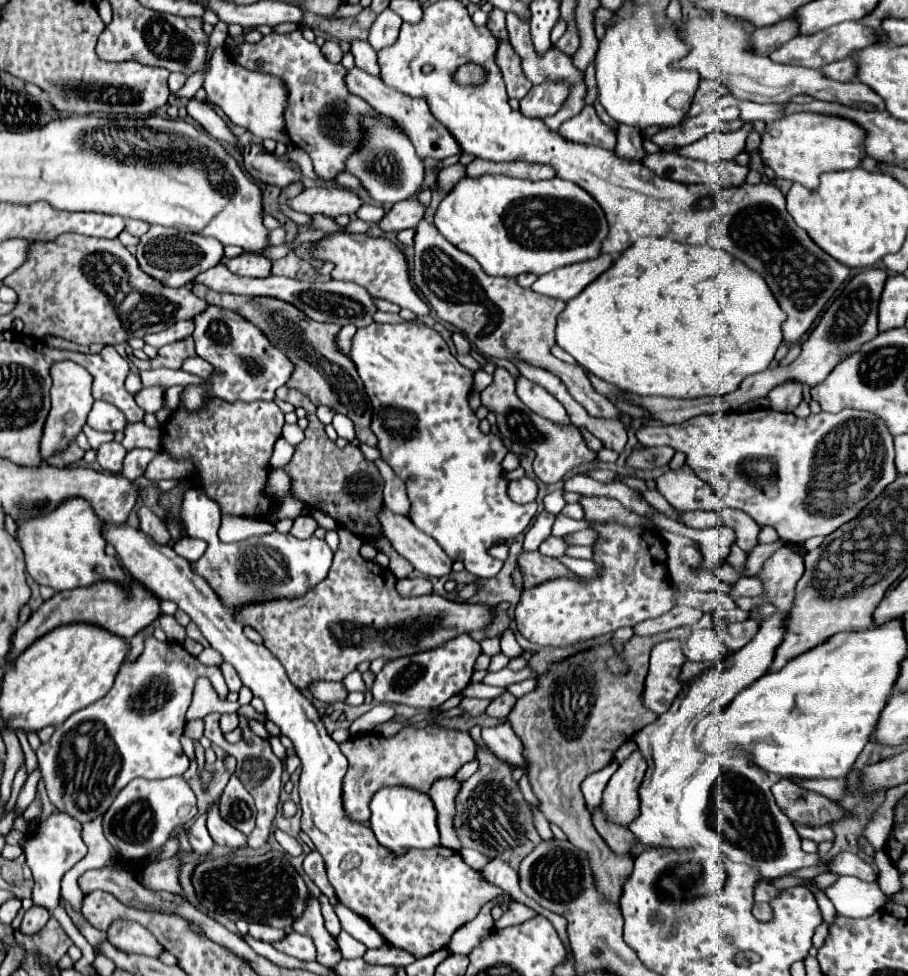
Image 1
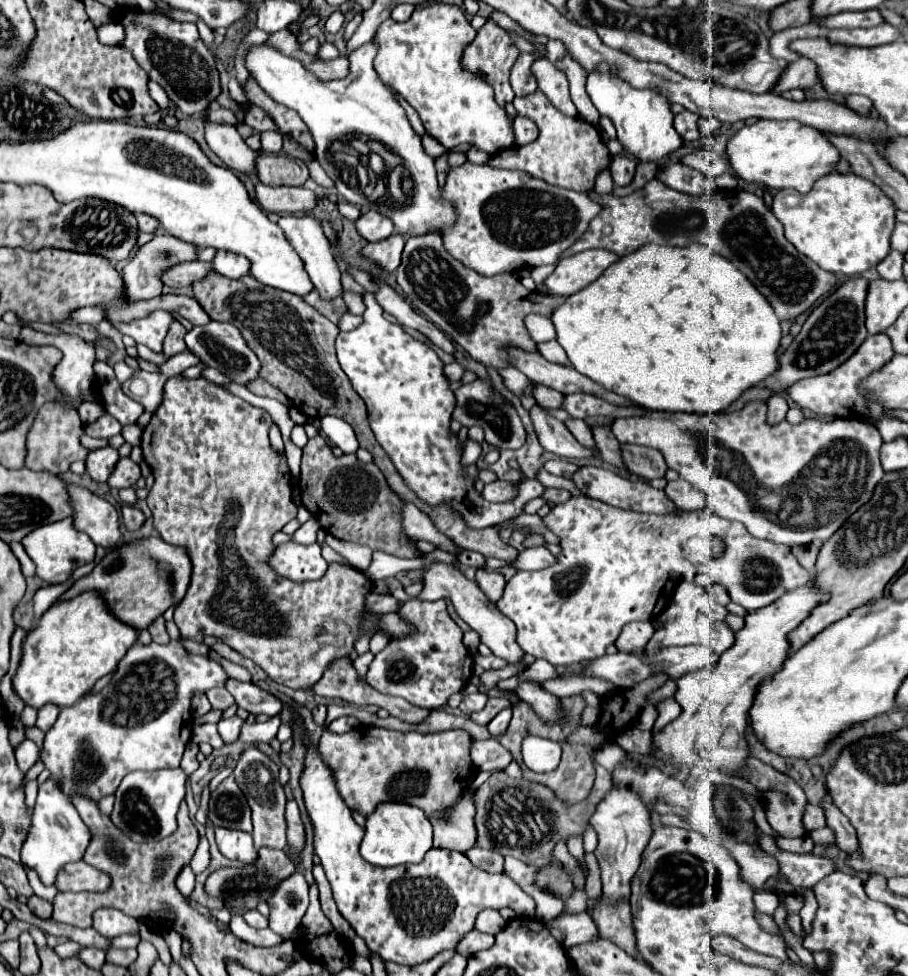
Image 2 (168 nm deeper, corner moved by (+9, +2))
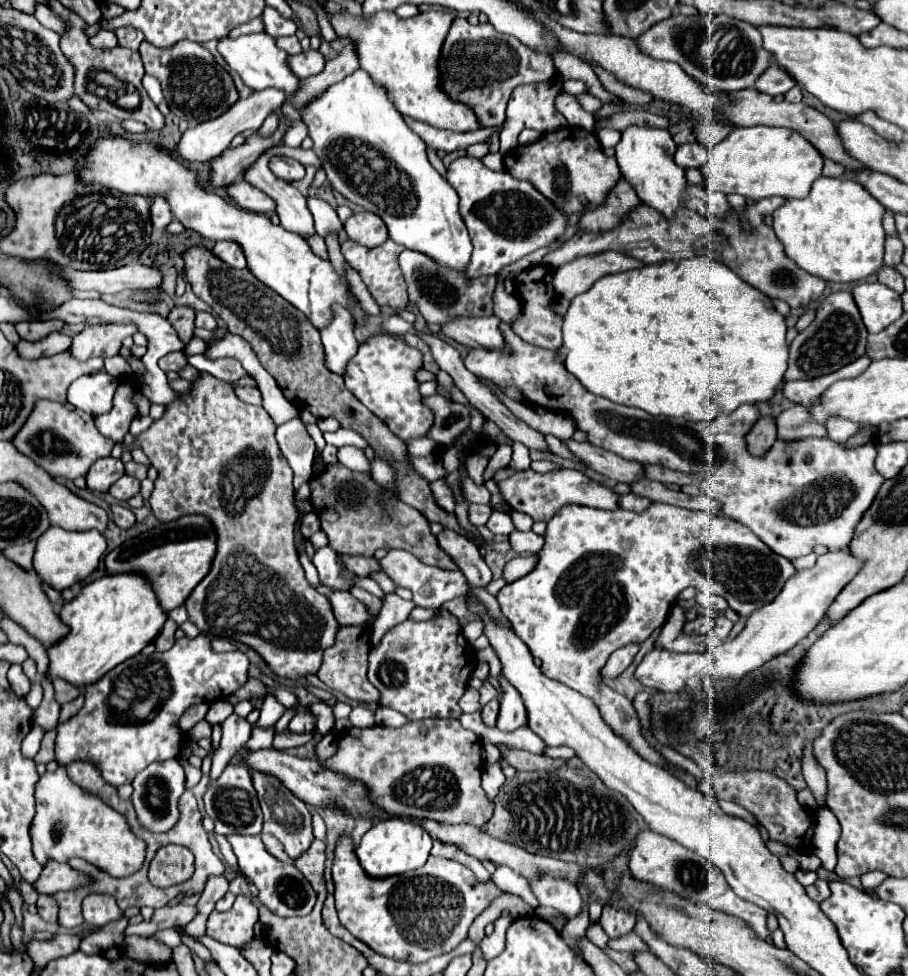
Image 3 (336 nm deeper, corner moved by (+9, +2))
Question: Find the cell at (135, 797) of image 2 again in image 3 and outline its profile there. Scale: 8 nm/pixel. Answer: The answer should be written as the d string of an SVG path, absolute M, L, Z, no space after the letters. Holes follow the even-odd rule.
M164 760L164 762L154 762L152 766L148 766L146 770L142 770L134 782L132 782L132 804L138 816L138 822L142 824L142 828L152 830L154 834L162 834L164 830L172 830L172 826L176 826L178 818L180 818L180 810L178 810L178 798L182 796L182 792L186 790L186 776L184 776L184 768L178 764L178 760Z

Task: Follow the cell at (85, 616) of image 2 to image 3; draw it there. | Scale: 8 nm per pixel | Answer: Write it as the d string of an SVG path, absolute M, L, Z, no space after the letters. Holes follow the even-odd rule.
M140 574L102 576L86 584L78 596L60 608L58 616L68 626L68 634L52 646L46 646L46 676L50 680L62 678L76 688L98 682L120 662L136 656L156 638L166 620L150 584Z

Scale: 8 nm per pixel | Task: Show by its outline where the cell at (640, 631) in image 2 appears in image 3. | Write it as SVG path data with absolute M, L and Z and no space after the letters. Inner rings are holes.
M632 642L632 646L622 646L620 650L614 650L606 662L606 666L602 668L602 676L610 676L616 678L622 670L626 670L632 662L632 658L636 656L636 652L640 650L640 646L636 646L636 642Z

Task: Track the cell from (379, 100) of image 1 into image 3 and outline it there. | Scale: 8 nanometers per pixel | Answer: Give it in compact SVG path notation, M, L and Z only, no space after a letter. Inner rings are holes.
M308 50L308 52L300 52L296 56L288 56L288 64L298 78L310 78L324 70L326 60L318 50Z

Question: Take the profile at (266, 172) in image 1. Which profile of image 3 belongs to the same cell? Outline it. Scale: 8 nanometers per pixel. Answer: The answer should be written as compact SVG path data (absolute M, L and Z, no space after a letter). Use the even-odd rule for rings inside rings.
M274 156L270 160L270 170L276 174L276 178L284 180L284 182L296 182L304 178L304 166L298 161L284 157Z

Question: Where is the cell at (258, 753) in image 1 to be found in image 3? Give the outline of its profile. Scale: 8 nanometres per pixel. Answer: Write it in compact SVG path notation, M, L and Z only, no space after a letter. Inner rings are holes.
M250 770L252 774L252 784L258 792L258 800L264 812L264 826L262 826L262 834L272 834L276 836L282 844L286 854L296 860L304 850L308 850L314 834L312 834L312 818L308 808L304 806L304 802L300 798L296 798L278 778L268 778L268 774L256 774L256 770Z

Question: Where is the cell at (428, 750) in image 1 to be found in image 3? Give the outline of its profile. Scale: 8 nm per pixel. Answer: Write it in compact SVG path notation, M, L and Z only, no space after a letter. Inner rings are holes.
M454 718L410 722L402 728L350 728L338 738L338 750L324 766L368 786L368 798L388 816L484 826L494 810L482 786L482 742Z

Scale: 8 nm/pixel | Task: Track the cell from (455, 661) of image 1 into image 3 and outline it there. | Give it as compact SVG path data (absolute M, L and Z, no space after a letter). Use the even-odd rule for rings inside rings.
M438 608L438 616L426 622L406 620L386 632L380 644L368 654L368 680L380 690L380 704L406 714L410 720L424 718L458 718L462 714L458 700L478 664L472 646L462 636L462 628L446 608Z

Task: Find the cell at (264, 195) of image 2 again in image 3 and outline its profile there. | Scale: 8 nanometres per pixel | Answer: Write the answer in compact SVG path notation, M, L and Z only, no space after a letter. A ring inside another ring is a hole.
M238 180L228 188L228 194L232 202L236 202L240 208L250 210L250 212L262 212L262 214L272 214L276 210L276 202L268 198L262 190L256 190L252 184Z

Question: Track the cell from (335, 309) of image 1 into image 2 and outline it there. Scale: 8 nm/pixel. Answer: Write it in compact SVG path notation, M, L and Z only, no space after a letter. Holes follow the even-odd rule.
M182 262L164 270L160 274L160 280L170 288L182 288L192 284L196 278L204 278L204 274L208 272L212 272L210 262Z

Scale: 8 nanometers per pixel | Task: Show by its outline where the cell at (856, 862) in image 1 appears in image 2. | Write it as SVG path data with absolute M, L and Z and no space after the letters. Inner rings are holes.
M756 827L757 840L760 848L768 850L768 854L776 856L780 862L780 870L786 876L786 880L796 888L812 888L816 886L824 876L834 872L834 864L828 858L820 858L814 854L792 854L784 852L776 846L774 838L763 833Z

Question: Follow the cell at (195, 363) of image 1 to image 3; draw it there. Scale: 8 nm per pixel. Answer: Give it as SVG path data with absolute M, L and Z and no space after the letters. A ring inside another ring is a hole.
M234 386L234 392L236 392L236 396L238 396L242 402L256 404L256 406L262 404L262 400L260 400L260 390L258 390L258 388L242 388L242 386Z

